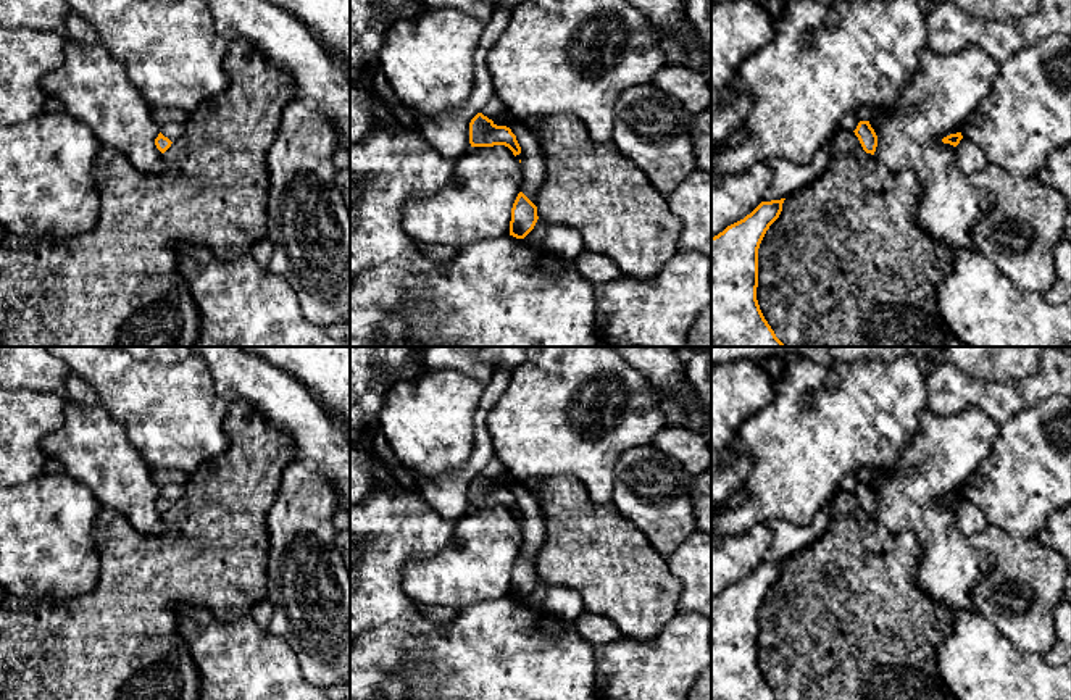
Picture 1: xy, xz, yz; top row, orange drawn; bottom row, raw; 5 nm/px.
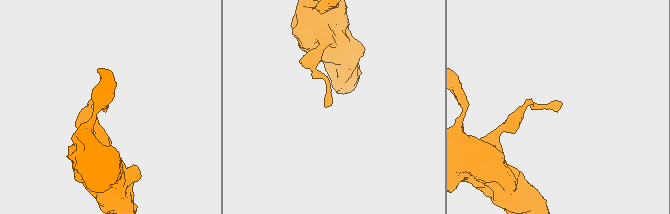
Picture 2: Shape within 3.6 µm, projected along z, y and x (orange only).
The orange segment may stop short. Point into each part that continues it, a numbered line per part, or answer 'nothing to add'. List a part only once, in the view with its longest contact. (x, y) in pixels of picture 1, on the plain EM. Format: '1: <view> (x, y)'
nothing to add

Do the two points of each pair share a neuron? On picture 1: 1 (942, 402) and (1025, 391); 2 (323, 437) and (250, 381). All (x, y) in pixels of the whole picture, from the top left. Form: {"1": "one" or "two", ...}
{"1": "one", "2": "one"}

